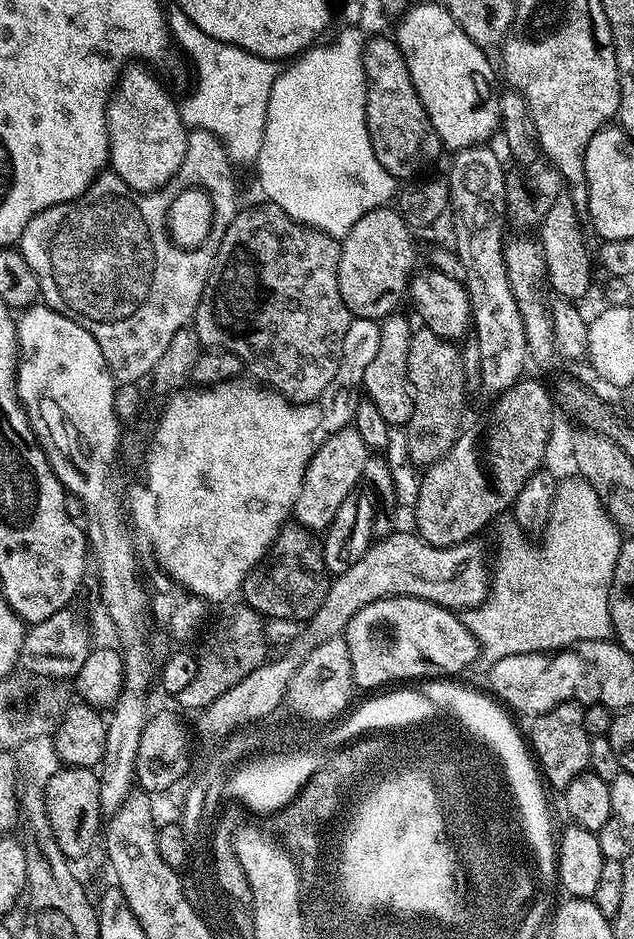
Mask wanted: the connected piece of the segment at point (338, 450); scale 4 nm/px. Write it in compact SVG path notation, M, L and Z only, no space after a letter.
M354 426L342 428L326 438L308 463L302 490L296 499L294 520L313 533L320 534L327 530L334 522L334 514L338 514L338 506L342 506L350 493L357 491L368 455L370 449L366 442L362 442L362 434L358 434Z

